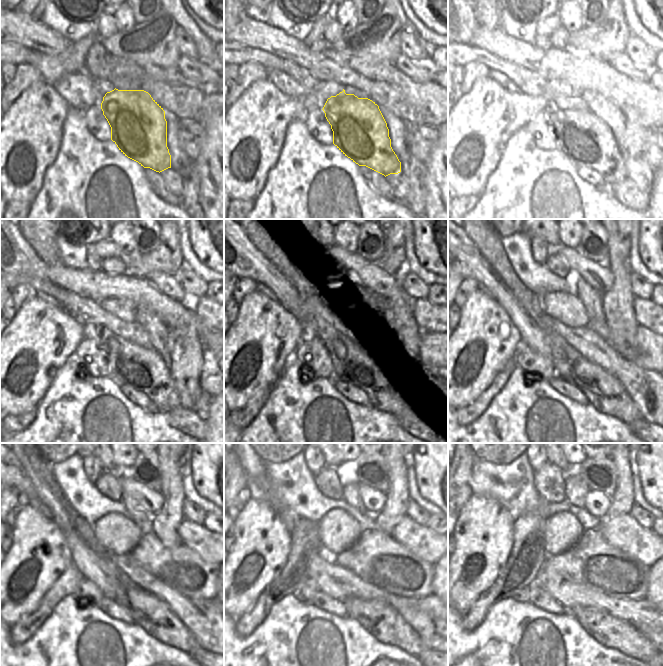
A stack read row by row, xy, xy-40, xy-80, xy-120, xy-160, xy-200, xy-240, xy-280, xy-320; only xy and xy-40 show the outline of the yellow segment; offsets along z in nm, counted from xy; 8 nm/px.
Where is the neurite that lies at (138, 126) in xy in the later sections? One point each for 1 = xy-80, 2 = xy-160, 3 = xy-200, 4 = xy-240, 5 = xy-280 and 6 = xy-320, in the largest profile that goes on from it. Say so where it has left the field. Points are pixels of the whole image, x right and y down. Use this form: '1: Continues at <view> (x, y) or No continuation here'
1: Continues at xy-80 (581, 135)
2: Continues at xy-160 (350, 365)
3: Continues at xy-200 (602, 389)
4: Continues at xy-240 (154, 615)
5: Continues at xy-280 (382, 621)
6: Continues at xy-320 (611, 632).

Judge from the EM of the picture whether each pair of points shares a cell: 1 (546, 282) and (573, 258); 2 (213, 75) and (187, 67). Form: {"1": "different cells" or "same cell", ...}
{"1": "different cells", "2": "same cell"}

